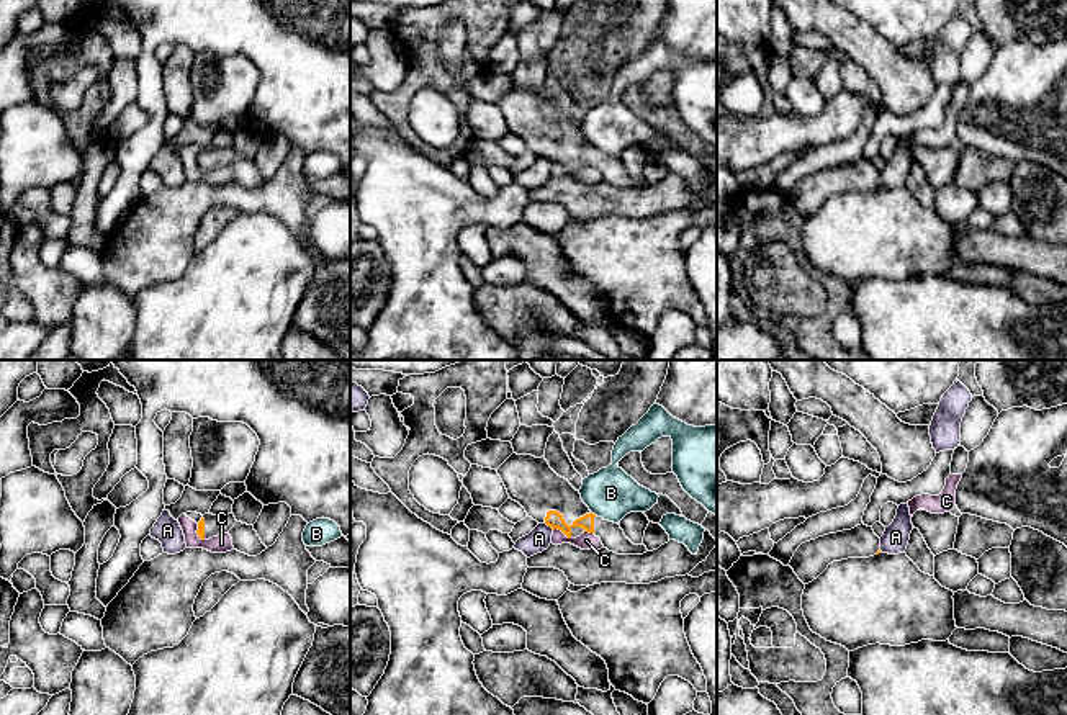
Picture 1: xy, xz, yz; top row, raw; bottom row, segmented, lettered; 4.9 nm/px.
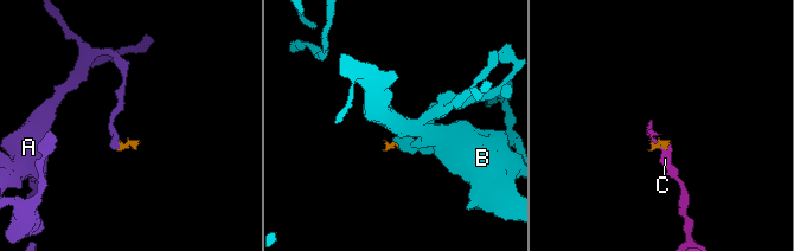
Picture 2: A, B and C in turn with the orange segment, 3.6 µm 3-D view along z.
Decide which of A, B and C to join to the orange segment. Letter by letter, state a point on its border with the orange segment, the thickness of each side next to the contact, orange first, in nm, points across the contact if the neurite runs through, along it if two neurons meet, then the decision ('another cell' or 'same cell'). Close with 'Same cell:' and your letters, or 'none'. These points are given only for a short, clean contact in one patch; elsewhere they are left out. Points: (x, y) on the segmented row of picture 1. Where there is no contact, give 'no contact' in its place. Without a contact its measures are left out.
A: contact xz (550, 526); calibres 90 and 110 nm; border xz (545, 522), (553, 529); another cell
B: contact xz (594, 514); calibres 90 and 240 nm; border xz (591, 511), (596, 514); another cell
C: contact xz (562, 530); calibres 90 and 90 nm; border xz (553, 529), (558, 529), (570, 539); another cell
Same cell: none

